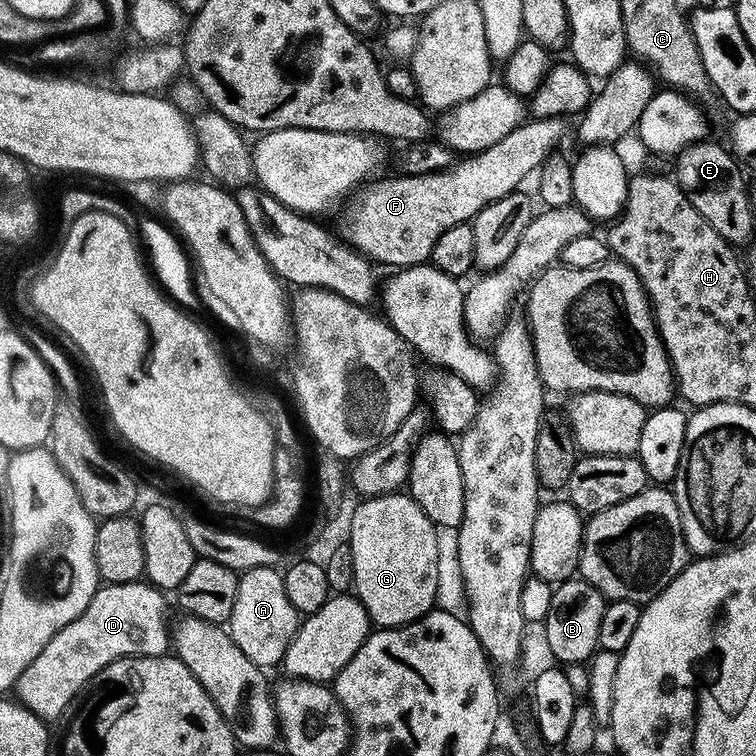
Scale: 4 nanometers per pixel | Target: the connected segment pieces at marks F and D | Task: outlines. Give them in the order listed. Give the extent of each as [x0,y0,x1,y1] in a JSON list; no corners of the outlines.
[[339,116,565,270],[14,579,170,722]]

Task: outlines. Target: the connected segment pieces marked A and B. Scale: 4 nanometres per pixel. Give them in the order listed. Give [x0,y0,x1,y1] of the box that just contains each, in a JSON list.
[[226,568,301,670],[542,578,606,666]]

